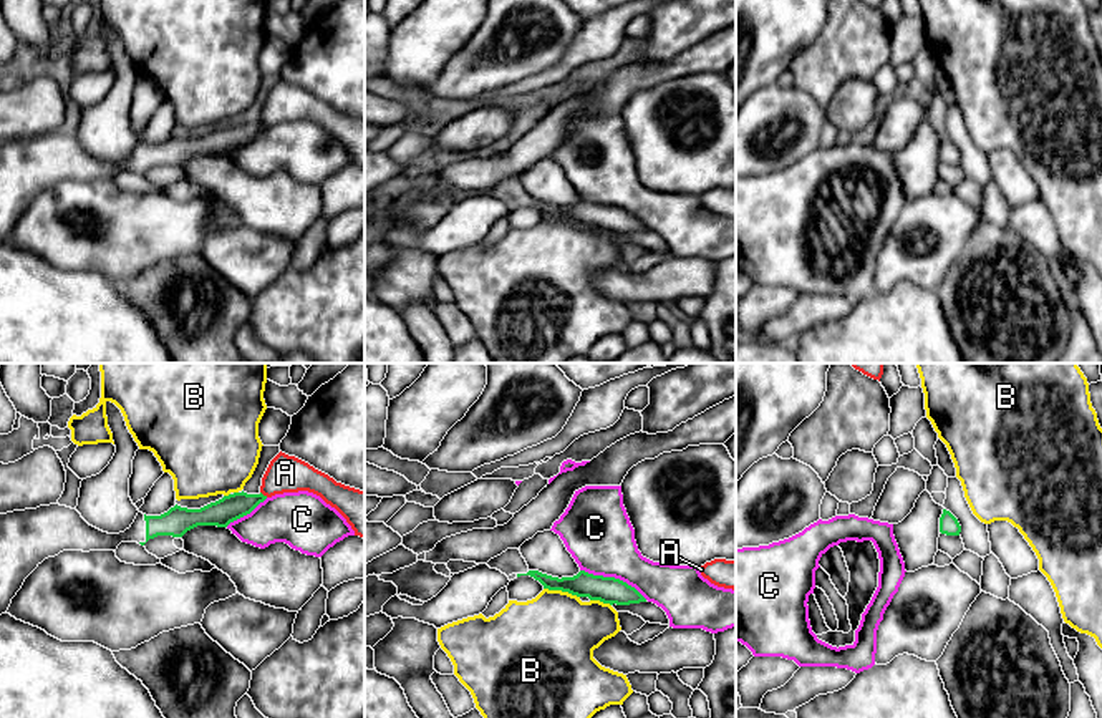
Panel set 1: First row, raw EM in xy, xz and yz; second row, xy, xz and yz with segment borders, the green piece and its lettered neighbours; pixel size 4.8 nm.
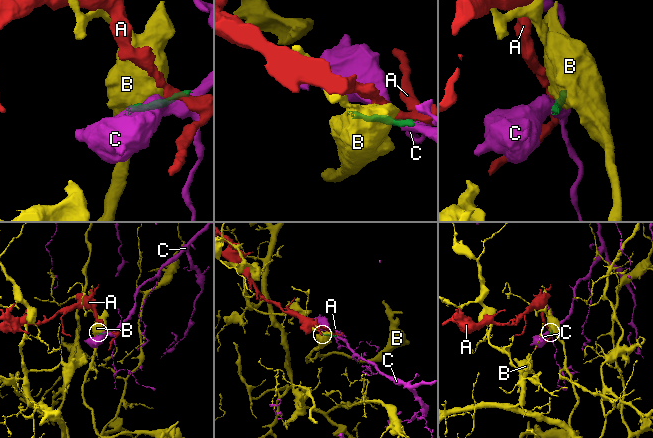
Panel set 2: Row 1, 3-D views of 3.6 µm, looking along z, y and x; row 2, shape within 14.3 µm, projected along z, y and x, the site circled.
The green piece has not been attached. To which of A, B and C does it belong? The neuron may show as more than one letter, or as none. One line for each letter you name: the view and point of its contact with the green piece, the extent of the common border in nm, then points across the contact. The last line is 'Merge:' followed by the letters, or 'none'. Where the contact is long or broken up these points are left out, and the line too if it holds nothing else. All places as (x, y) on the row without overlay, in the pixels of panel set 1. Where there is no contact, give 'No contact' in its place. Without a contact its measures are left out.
Merge: none

